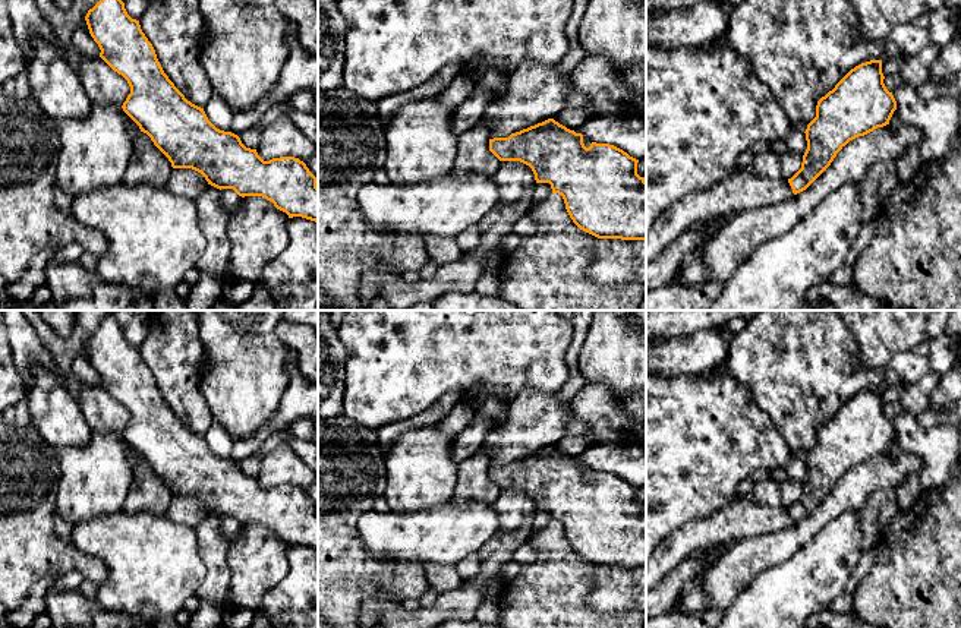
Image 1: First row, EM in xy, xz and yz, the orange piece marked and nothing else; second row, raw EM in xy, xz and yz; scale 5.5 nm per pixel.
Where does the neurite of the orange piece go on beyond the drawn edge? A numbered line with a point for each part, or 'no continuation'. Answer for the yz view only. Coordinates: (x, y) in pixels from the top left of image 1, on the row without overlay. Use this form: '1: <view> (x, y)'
1: yz (739, 520)

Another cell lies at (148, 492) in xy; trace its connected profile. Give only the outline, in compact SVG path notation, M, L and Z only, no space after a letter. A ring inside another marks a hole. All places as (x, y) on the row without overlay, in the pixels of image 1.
M139 460L133 466L133 480L123 511L135 512L146 509L164 514L173 499L168 486L154 473L151 466Z

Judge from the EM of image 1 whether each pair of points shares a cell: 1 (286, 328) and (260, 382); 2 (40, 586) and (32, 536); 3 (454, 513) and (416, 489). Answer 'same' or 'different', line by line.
1: different
2: different
3: different

